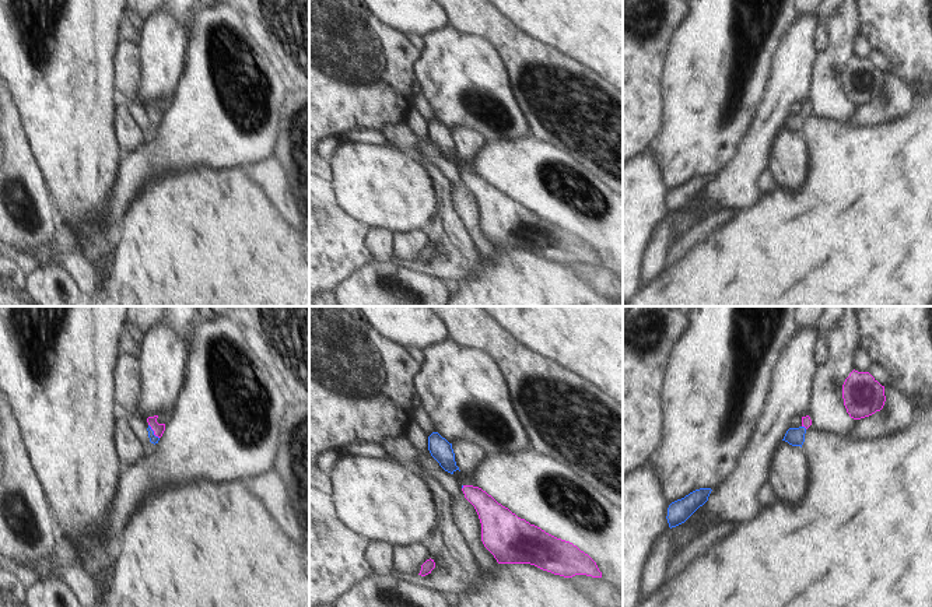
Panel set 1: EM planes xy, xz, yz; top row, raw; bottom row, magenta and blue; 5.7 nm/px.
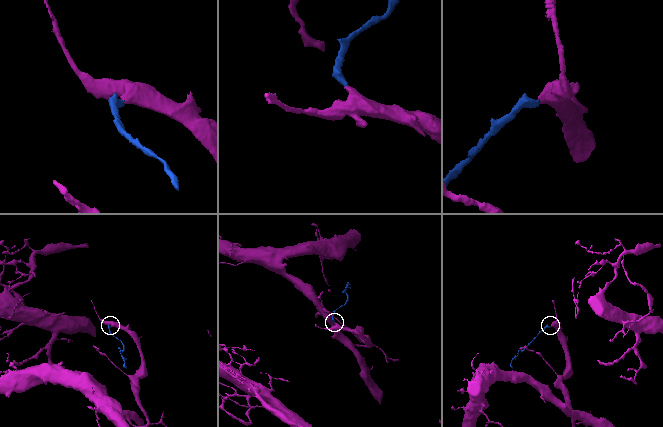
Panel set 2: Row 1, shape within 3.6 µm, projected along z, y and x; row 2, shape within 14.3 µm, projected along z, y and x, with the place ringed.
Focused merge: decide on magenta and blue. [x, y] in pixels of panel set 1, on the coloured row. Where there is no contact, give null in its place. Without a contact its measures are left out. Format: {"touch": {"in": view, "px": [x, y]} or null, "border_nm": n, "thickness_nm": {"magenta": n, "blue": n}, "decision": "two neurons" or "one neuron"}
{"touch": {"in": "xy", "px": [153, 430]}, "border_nm": 110, "thickness_nm": {"magenta": 70, "blue": 50}, "decision": "one neuron"}

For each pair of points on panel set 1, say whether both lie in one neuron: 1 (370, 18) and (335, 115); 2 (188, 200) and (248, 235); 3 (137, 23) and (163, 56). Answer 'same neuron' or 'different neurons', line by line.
1: same neuron
2: same neuron
3: different neurons

